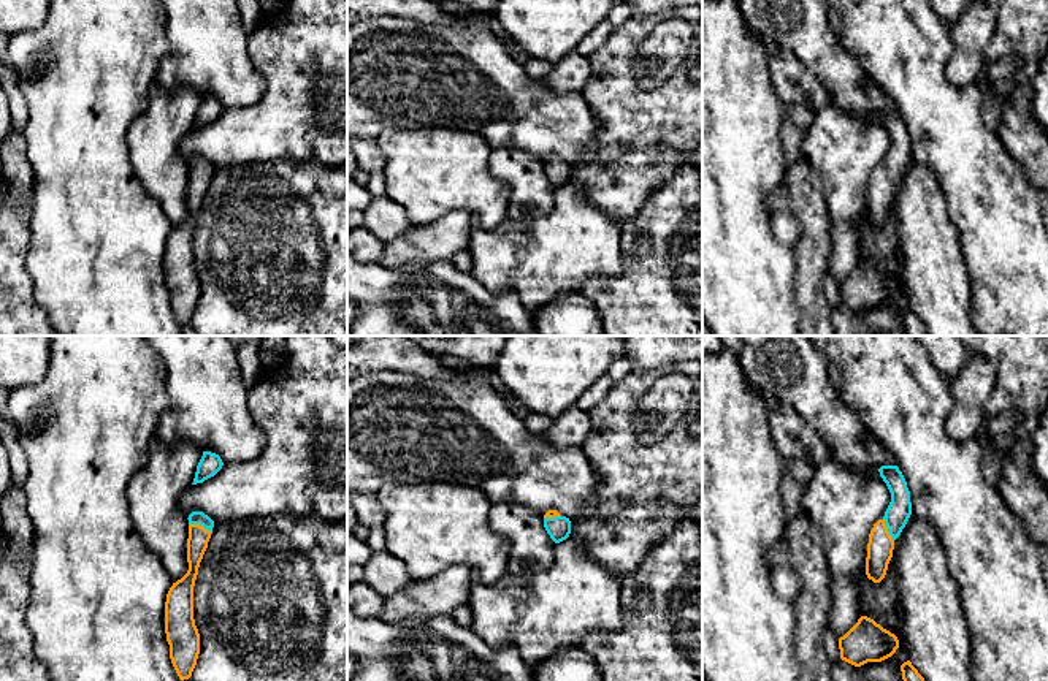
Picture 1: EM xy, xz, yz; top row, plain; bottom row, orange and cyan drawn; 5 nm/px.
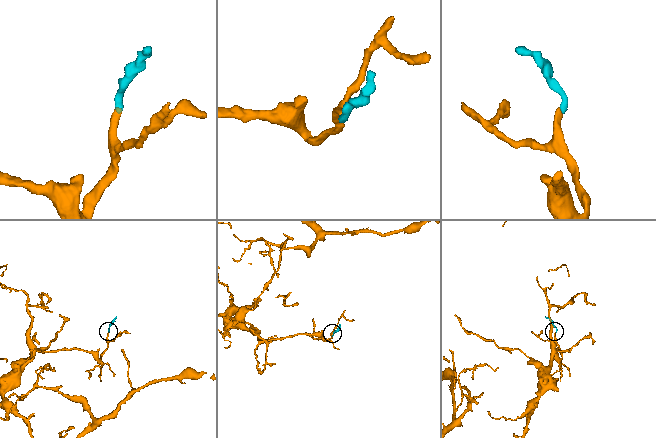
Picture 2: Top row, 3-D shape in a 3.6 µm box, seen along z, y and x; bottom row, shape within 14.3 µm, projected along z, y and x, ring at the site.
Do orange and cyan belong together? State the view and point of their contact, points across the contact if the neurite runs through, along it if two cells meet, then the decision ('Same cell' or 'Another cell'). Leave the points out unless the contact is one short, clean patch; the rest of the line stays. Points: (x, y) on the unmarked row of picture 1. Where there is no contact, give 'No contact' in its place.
Touches orange at xy (198, 170). Path across: xy (198, 182), (198, 170), (200, 163). Same cell

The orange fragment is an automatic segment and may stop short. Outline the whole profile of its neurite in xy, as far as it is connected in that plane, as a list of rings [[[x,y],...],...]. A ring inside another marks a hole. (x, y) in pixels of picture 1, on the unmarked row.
[[[203,157],[189,160],[187,219],[173,228],[165,247],[165,279],[170,304],[181,326],[189,325],[200,299],[200,279],[193,264],[193,231],[208,193],[214,166]]]

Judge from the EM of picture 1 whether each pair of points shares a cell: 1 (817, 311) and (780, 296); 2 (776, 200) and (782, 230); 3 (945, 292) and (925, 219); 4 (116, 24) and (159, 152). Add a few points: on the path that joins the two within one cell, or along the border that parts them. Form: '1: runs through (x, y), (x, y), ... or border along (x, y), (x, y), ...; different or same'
1: border along (796, 265), (796, 304), (801, 319); different
2: runs through (779, 208), (782, 222); same
3: runs through (934, 274), (928, 236); same
4: border along (154, 81), (146, 108), (129, 130), (127, 143); different

